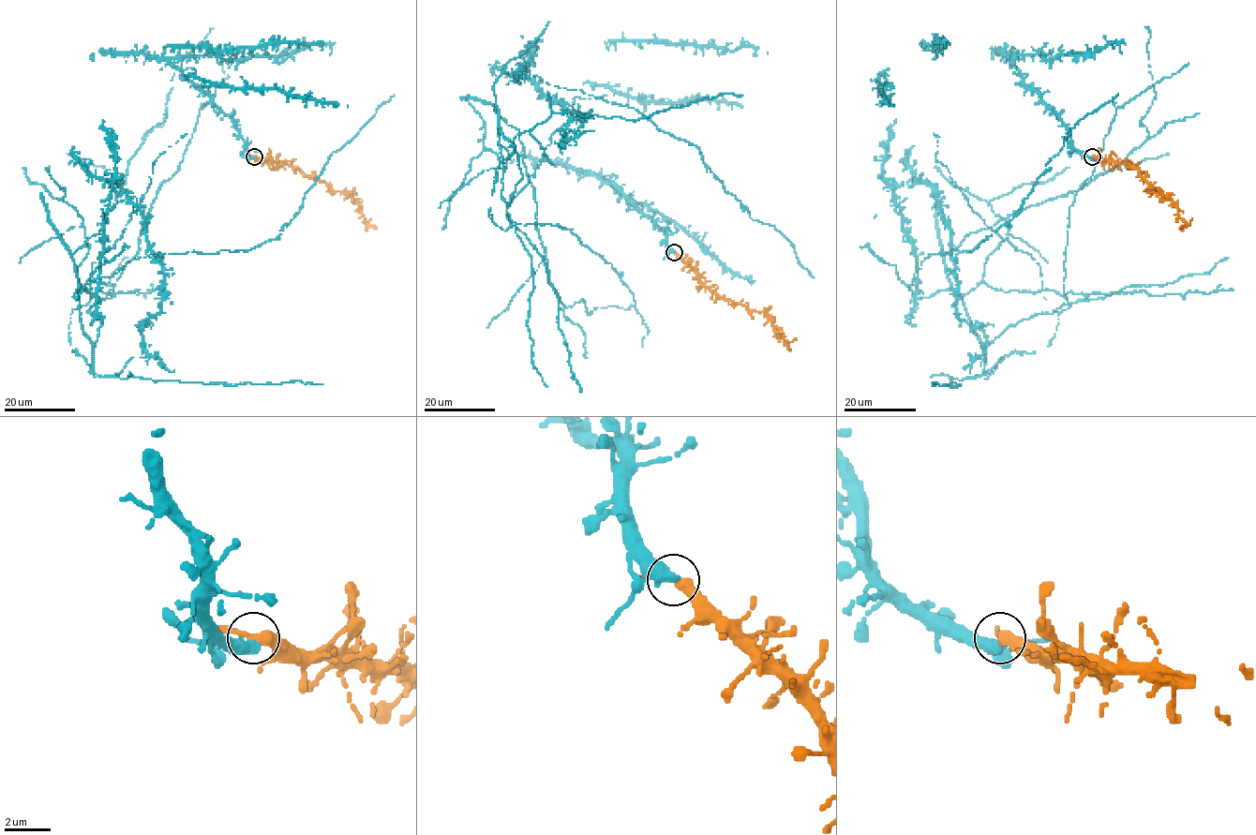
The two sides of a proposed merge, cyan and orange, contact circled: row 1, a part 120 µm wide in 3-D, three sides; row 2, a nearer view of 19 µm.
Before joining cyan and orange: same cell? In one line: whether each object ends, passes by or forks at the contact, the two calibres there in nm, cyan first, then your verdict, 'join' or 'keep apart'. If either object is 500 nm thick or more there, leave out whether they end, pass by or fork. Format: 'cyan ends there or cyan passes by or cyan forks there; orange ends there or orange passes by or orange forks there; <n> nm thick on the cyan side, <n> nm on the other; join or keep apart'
550 nm thick on the cyan side, 340 nm on the other; join

